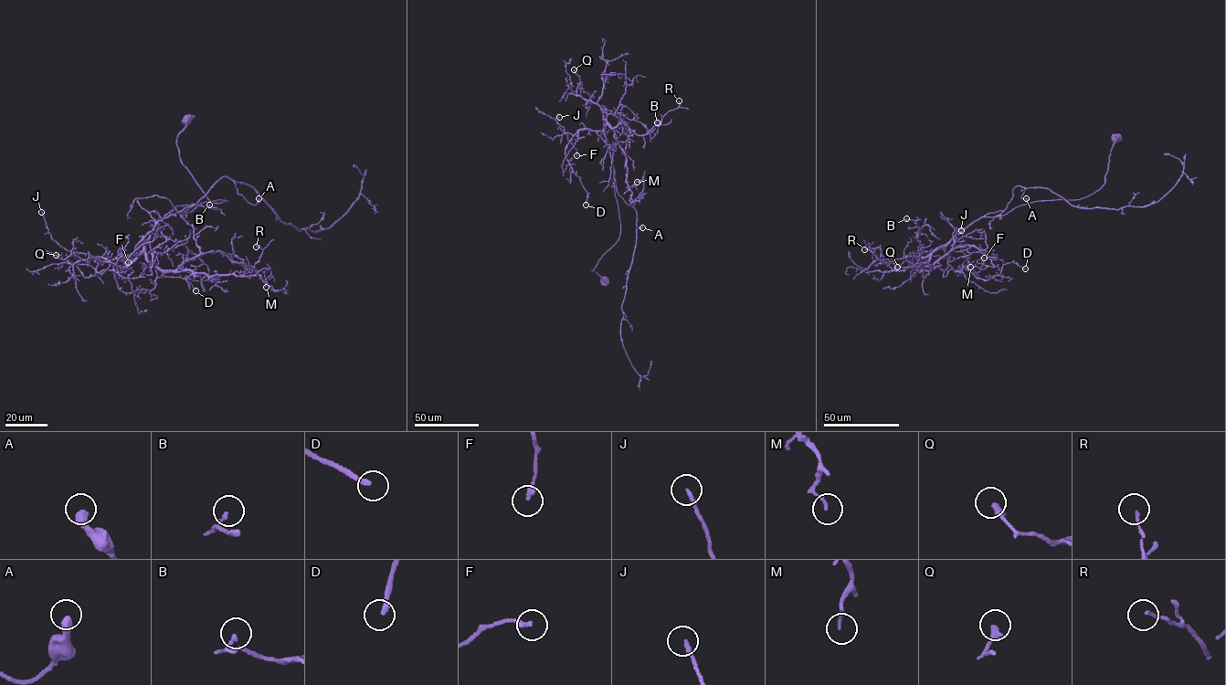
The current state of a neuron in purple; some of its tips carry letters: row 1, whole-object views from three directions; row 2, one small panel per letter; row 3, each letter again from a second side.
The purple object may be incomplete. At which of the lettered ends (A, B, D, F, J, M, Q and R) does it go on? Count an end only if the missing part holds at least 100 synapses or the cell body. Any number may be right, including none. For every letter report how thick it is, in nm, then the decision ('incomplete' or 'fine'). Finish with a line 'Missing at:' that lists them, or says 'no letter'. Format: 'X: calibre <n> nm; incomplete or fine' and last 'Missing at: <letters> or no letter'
A: calibre 420 nm; fine
B: calibre 100 nm; fine
D: calibre 240 nm; fine
F: calibre 260 nm; fine
J: calibre 180 nm; fine
M: calibre 110 nm; fine
Q: calibre 320 nm; fine
R: calibre 110 nm; fine
Missing at: no letter

